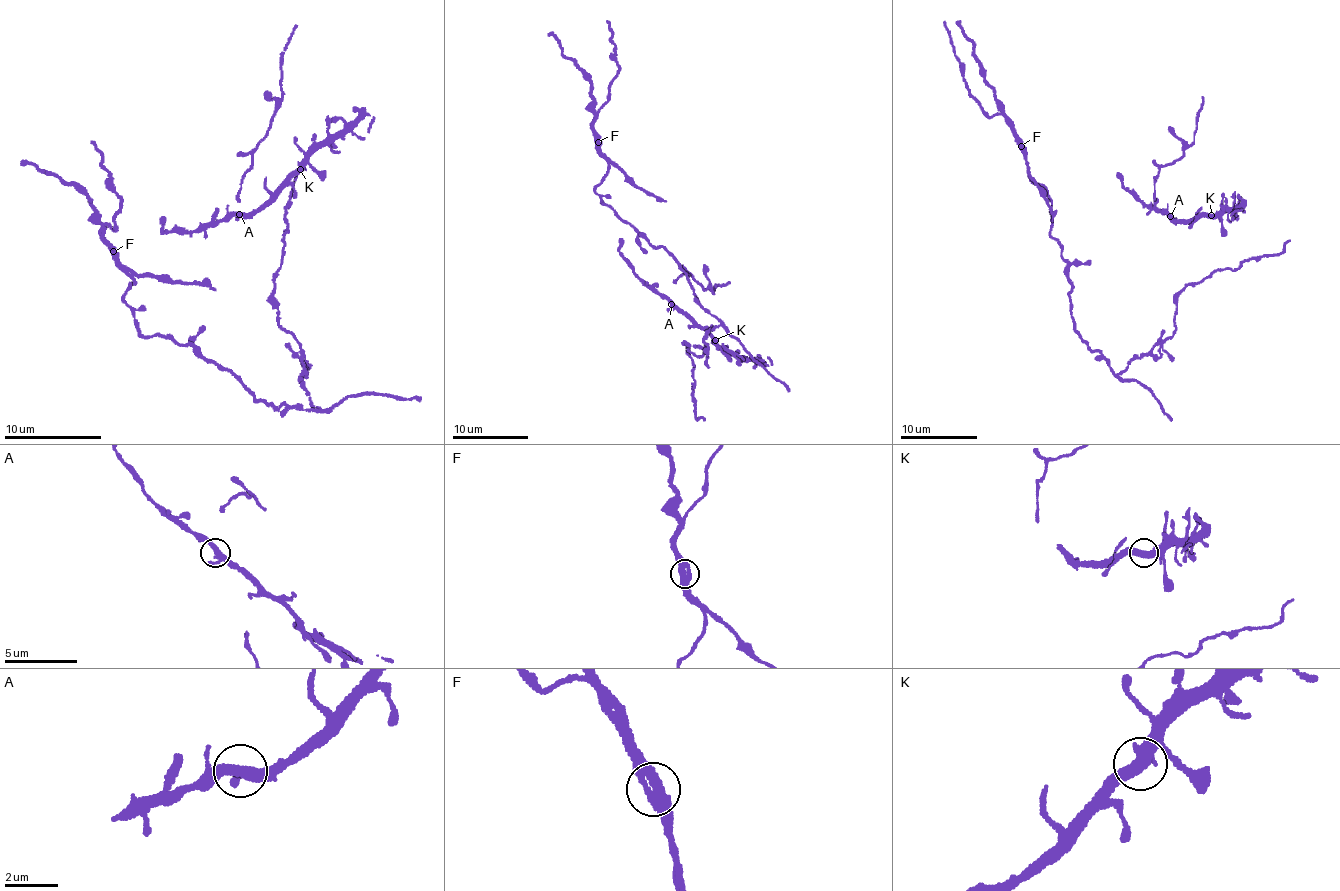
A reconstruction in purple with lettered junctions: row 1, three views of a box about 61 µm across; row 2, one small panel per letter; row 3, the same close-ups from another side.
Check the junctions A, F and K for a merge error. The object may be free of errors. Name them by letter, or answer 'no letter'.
F

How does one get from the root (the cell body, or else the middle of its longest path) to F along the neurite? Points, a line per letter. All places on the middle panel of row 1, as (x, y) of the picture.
F: (703, 338), (720, 322), (704, 309), (676, 258), (620, 221), (596, 194), (608, 161), (598, 141)

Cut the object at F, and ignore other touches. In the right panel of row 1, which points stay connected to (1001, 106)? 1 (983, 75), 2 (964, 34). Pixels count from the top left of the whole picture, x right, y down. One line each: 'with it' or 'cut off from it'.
1: with it
2: with it

